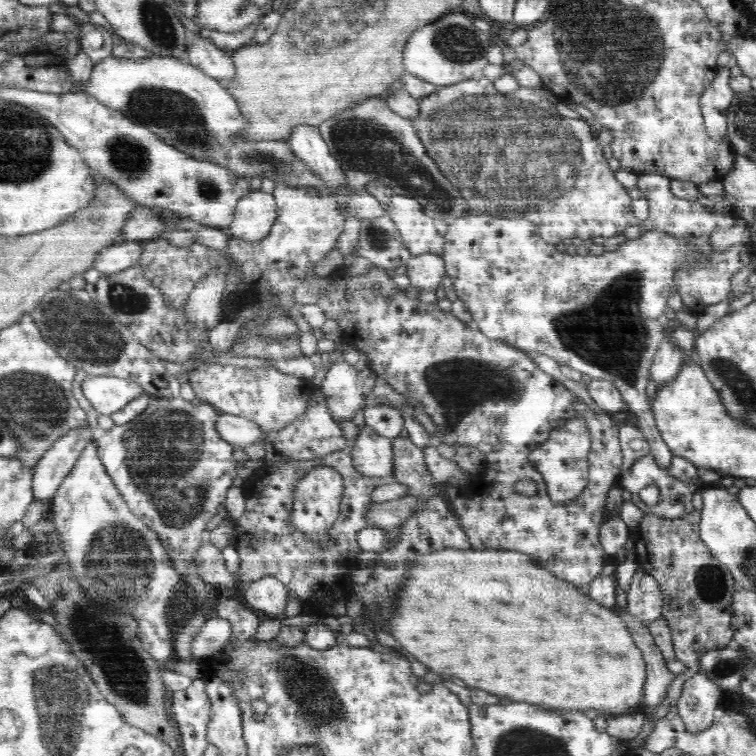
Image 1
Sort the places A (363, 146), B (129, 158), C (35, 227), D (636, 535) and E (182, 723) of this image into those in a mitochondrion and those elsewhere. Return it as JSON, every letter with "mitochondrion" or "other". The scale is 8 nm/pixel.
{"A":"mitochondrion","B":"mitochondrion","C":"other","D":"other","E":"other"}

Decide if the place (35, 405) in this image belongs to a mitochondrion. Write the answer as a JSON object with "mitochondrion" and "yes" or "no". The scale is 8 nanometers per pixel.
{"mitochondrion":"yes"}

